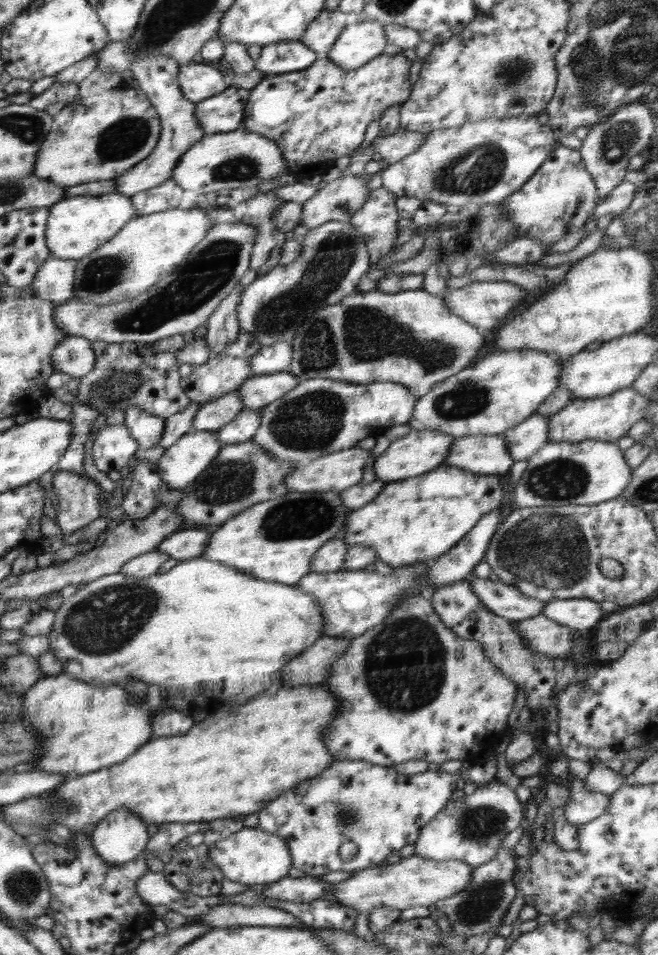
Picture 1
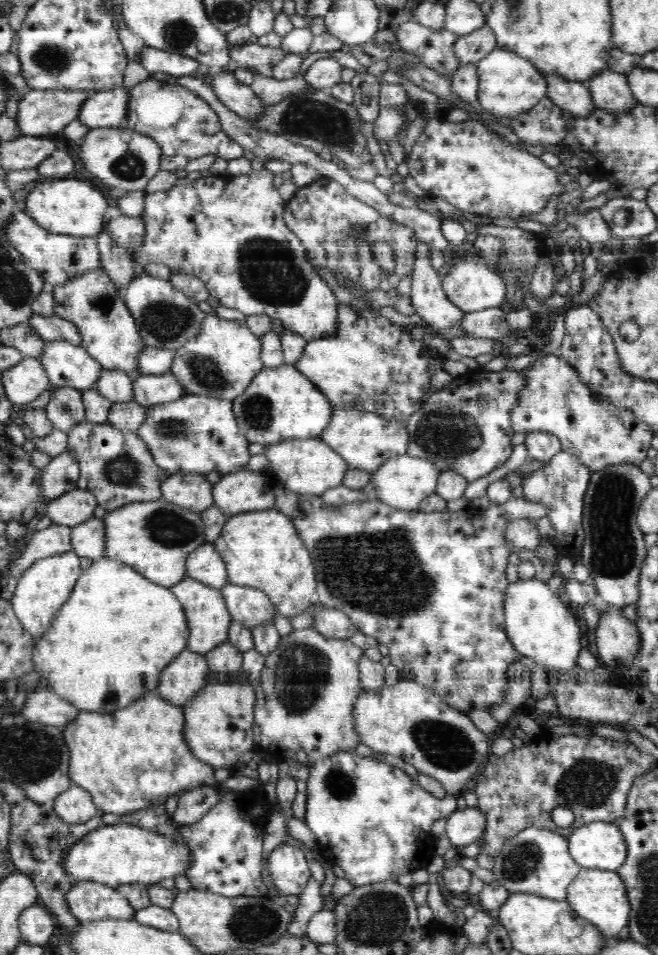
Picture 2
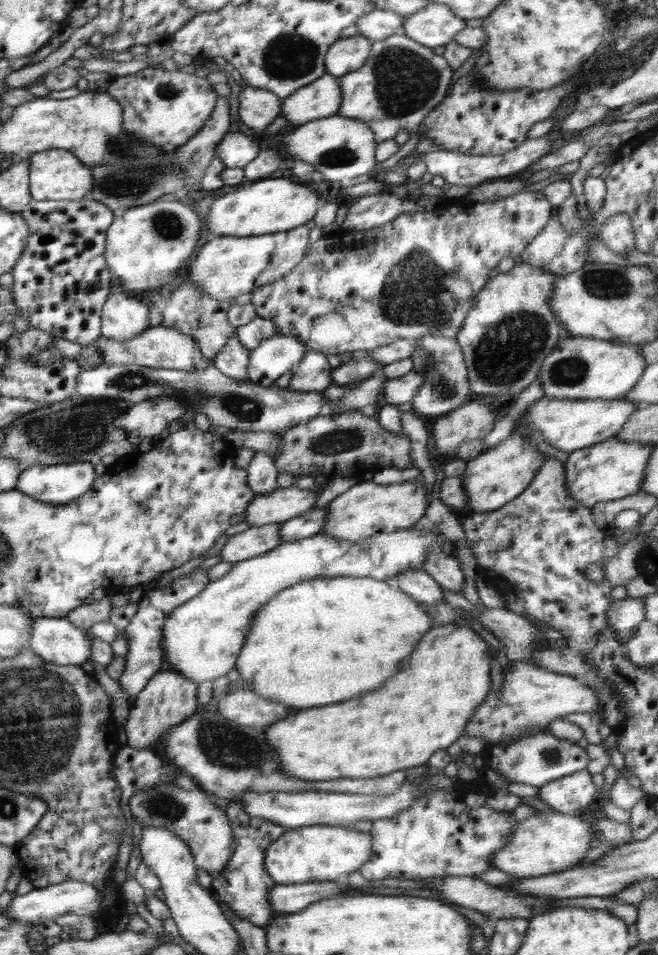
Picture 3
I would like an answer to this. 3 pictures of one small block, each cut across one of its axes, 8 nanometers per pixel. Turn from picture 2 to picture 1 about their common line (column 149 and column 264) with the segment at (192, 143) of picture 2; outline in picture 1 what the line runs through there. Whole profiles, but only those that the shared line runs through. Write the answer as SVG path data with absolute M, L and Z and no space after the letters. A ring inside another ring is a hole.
M322 52L317 54L317 60L308 68L295 71L286 72L280 75L266 75L254 88L250 89L250 98L248 98L248 104L244 108L243 124L242 127L247 131L258 133L259 135L265 136L270 140L276 141L282 155L284 155L284 161L286 166L291 170L303 170L309 168L310 174L323 175L328 172L331 168L335 167L335 162L342 156L352 157L354 152L360 148L360 144L364 142L364 134L366 134L366 127L370 126L372 122L378 122L382 118L382 114L390 108L390 106L402 106L410 98L410 92L412 92L412 84L408 79L410 74L410 68L413 62L410 62L408 58L405 58L402 53L396 55L382 54L369 62L366 62L363 66L354 70L343 70L338 66L335 66L328 57L329 52Z

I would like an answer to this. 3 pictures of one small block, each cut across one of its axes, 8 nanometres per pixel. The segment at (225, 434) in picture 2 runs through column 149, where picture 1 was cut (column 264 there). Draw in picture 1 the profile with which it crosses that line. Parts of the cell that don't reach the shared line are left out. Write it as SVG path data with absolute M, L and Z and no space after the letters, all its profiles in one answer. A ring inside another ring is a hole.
M324 377L303 380L286 396L262 409L262 421L252 440L266 449L275 460L292 462L295 467L302 469L320 456L352 449L365 438L378 439L393 426L408 424L418 400L407 386L397 382L347 383Z

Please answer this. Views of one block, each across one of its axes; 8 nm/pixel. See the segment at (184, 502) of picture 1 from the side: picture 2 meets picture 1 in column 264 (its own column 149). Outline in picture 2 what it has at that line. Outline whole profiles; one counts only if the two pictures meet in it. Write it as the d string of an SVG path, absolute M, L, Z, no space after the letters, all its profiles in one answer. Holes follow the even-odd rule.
M84 420L67 434L66 451L71 452L80 467L77 486L91 492L98 506L111 511L124 504L150 502L162 497L161 484L168 480L170 474L156 466L150 449L135 432L120 431L106 423Z

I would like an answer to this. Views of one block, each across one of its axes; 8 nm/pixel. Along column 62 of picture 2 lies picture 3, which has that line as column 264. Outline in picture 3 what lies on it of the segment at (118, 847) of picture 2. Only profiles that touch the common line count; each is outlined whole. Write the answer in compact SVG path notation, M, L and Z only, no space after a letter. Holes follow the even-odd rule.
M310 825L289 829L268 848L264 868L276 884L328 882L346 879L369 859L373 844L370 833L334 825Z

